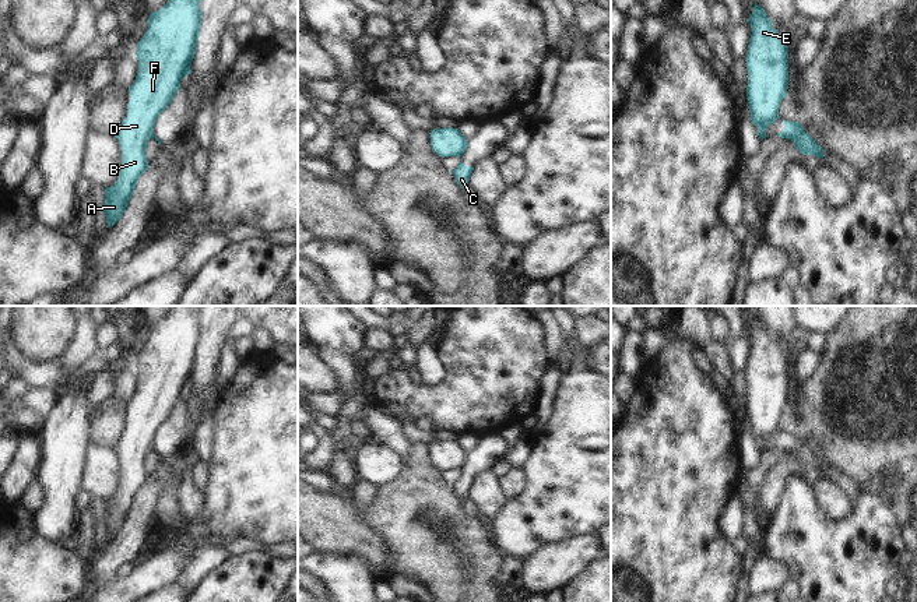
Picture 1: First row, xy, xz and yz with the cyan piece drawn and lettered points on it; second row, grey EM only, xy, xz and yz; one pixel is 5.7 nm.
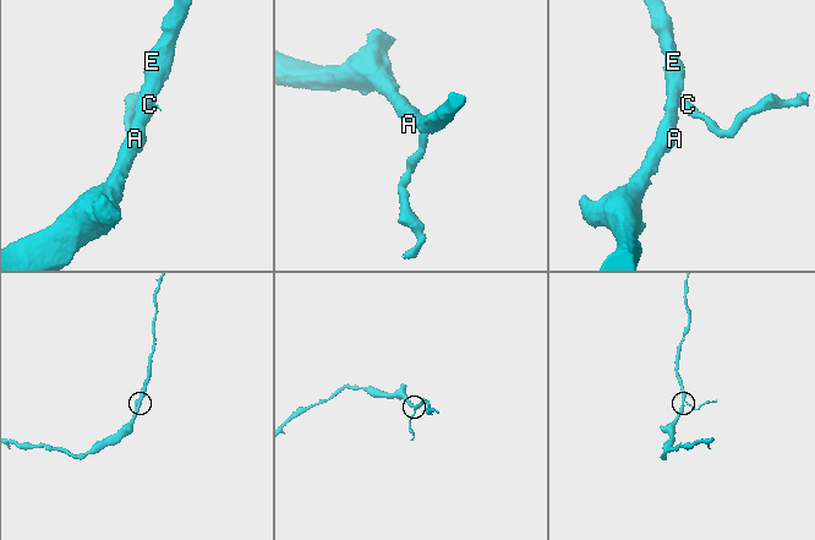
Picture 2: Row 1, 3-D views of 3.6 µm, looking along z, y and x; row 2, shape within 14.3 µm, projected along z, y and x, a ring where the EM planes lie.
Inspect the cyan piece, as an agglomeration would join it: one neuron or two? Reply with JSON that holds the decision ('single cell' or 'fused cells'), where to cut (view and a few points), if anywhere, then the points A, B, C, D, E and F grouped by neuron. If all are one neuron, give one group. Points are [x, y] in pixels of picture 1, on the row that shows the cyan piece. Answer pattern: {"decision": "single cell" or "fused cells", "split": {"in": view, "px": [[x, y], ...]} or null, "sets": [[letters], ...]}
{"decision": "fused cells", "split": {"in": "xz", "px": [[467, 141], [464, 148]]}, "sets": [["A", "B", "D", "E", "F"], ["C"]]}

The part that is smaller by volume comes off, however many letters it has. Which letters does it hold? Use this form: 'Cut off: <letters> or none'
Cut off: C.

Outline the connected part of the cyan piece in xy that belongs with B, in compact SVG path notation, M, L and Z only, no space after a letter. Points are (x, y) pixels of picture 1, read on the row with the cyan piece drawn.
M169 0L161 10L150 13L147 32L137 43L138 73L134 84L129 88L127 115L116 134L122 148L119 177L113 186L105 189L108 228L122 218L138 177L148 169L145 147L154 135L152 129L157 119L172 102L183 77L192 74L190 66L197 49L201 17L200 0Z

